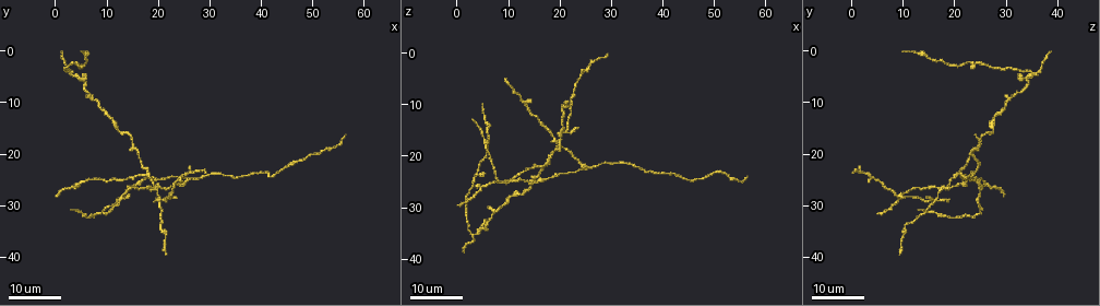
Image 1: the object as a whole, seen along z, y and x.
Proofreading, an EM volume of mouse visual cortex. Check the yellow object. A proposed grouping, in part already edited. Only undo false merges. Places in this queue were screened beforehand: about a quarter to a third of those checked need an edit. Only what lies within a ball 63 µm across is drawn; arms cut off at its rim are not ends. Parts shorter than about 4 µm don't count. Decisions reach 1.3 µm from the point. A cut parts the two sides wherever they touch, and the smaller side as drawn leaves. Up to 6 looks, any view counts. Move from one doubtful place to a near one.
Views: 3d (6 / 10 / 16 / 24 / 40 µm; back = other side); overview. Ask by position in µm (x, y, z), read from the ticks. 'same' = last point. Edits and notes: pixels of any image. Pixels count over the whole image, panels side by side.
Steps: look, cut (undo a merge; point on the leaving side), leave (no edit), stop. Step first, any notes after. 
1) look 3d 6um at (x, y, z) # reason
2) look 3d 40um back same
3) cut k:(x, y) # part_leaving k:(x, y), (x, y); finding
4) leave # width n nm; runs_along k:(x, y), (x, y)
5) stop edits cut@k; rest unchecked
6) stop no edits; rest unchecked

look 3d 24um at (20.5, 33.5, 10.5) # sudden change in width

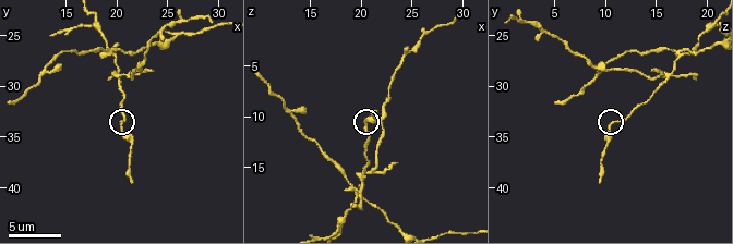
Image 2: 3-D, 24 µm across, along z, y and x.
look 3d 10um at (20.6, 34.0, 10.2)

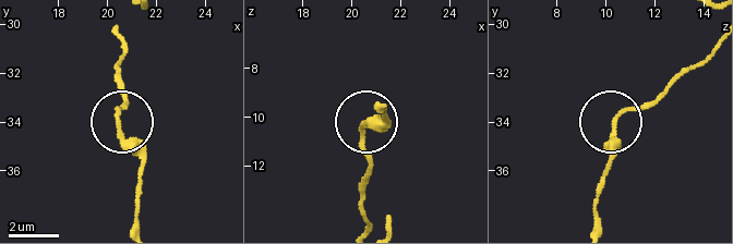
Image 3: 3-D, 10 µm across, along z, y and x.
leave # runs_along 3:(120, 45), (116, 82), (122, 138), (141, 173); all the same neuron

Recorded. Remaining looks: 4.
look 3d 10um at (19.8, 26.4, 18.0) # thin arm on a thick one

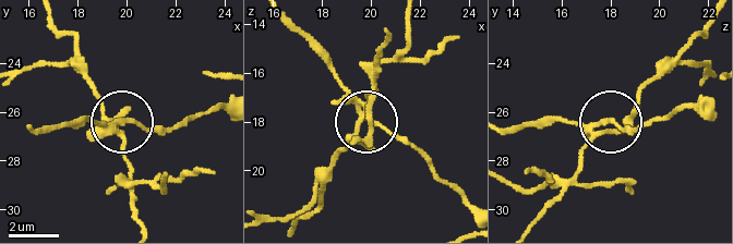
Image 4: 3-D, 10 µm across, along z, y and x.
leave # width 160 nm; runs_along 4:(711, 24), (649, 81), (631, 118), (605, 130), (564, 184); one neuron here

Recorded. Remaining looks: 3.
look 3d 6um at (17.6, 24.0, 21.0) # arms part here

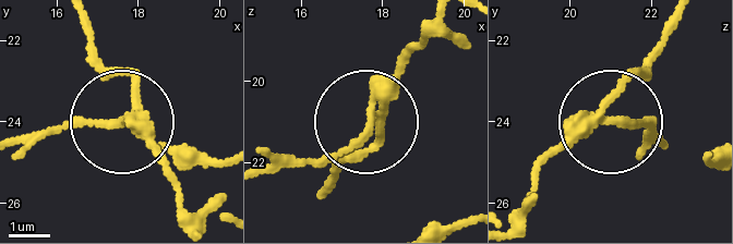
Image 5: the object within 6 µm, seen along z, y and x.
cut 5:(106, 121) # side_arm 23 um; arms 3; two neurons meet here

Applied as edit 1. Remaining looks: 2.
stop edits cut@5; rest unchecked

